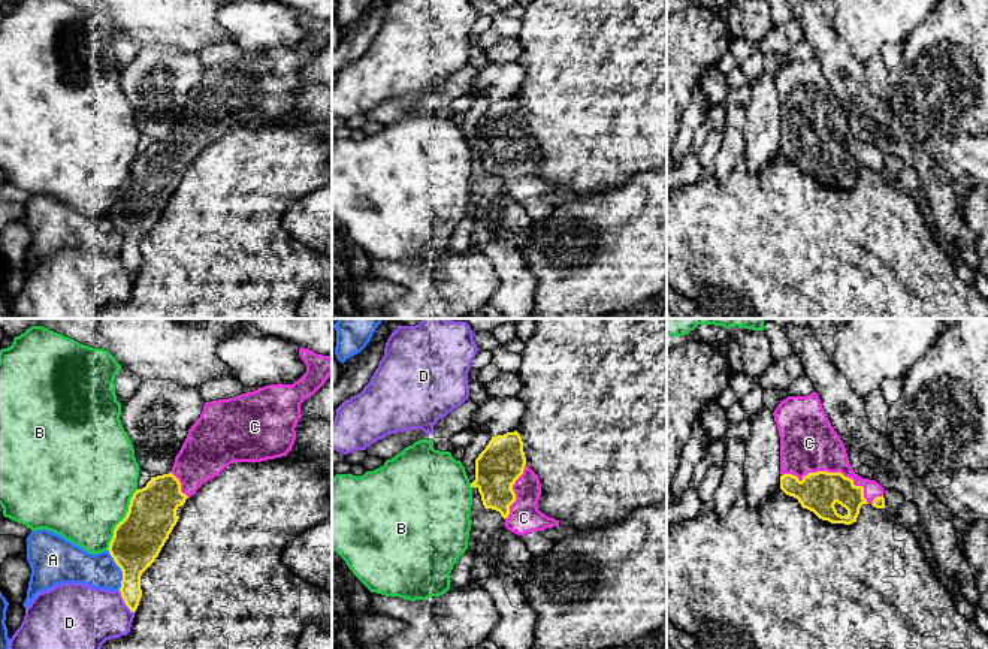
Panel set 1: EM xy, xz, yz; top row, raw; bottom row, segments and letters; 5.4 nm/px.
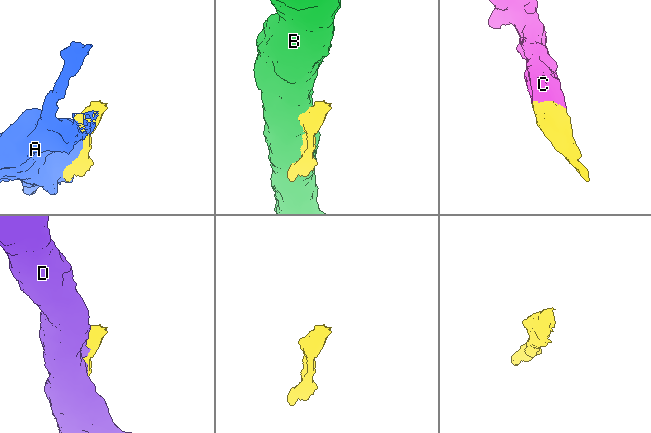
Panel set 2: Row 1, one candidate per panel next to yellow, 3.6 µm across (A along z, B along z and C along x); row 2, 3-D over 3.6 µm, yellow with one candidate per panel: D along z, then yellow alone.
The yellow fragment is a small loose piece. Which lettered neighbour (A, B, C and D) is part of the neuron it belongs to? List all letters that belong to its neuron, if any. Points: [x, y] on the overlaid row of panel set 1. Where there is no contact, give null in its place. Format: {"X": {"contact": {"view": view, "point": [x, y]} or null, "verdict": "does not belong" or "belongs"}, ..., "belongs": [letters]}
{"A": {"contact": {"view": "xy", "point": [121, 570]}, "verdict": "does not belong"}, "B": {"contact": {"view": "xy", "point": [123, 519]}, "verdict": "does not belong"}, "C": {"contact": {"view": "yz", "point": [831, 473]}, "verdict": "belongs"}, "D": {"contact": {"view": "xy", "point": [124, 601]}, "verdict": "does not belong"}, "belongs": ["C"]}

